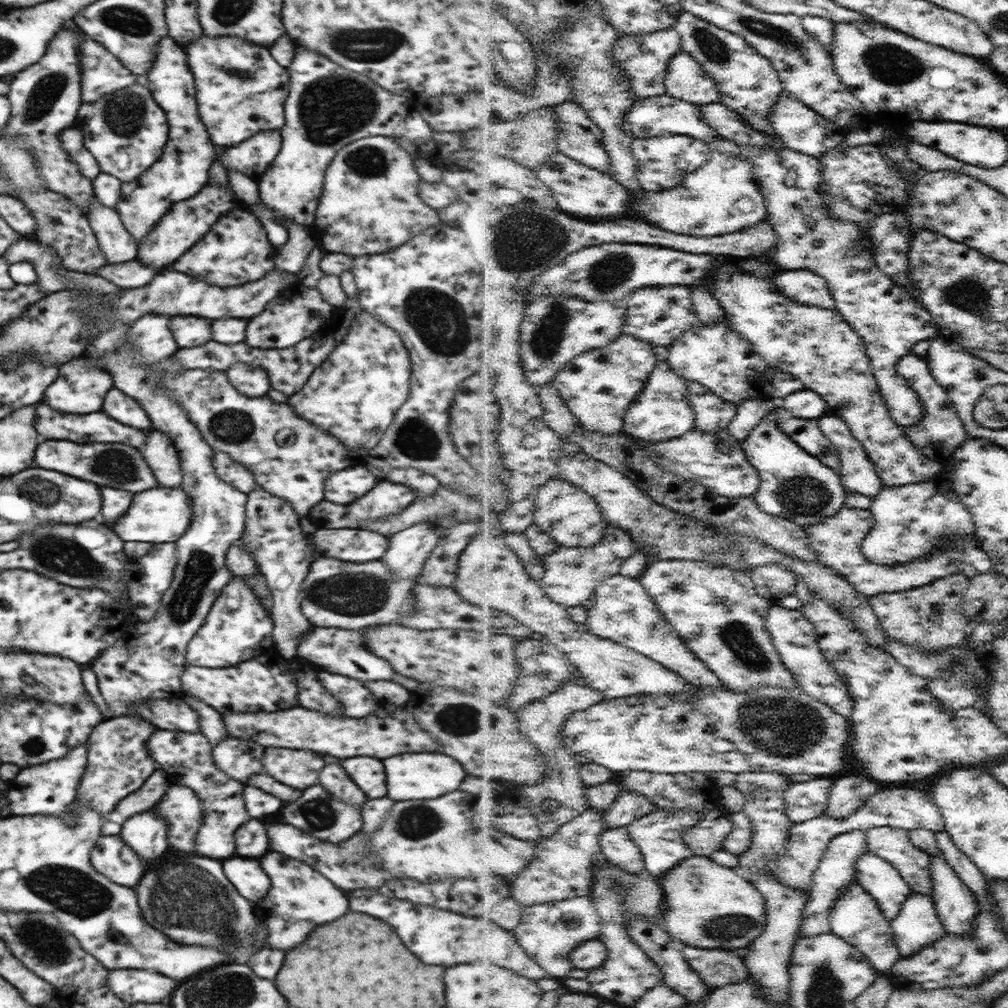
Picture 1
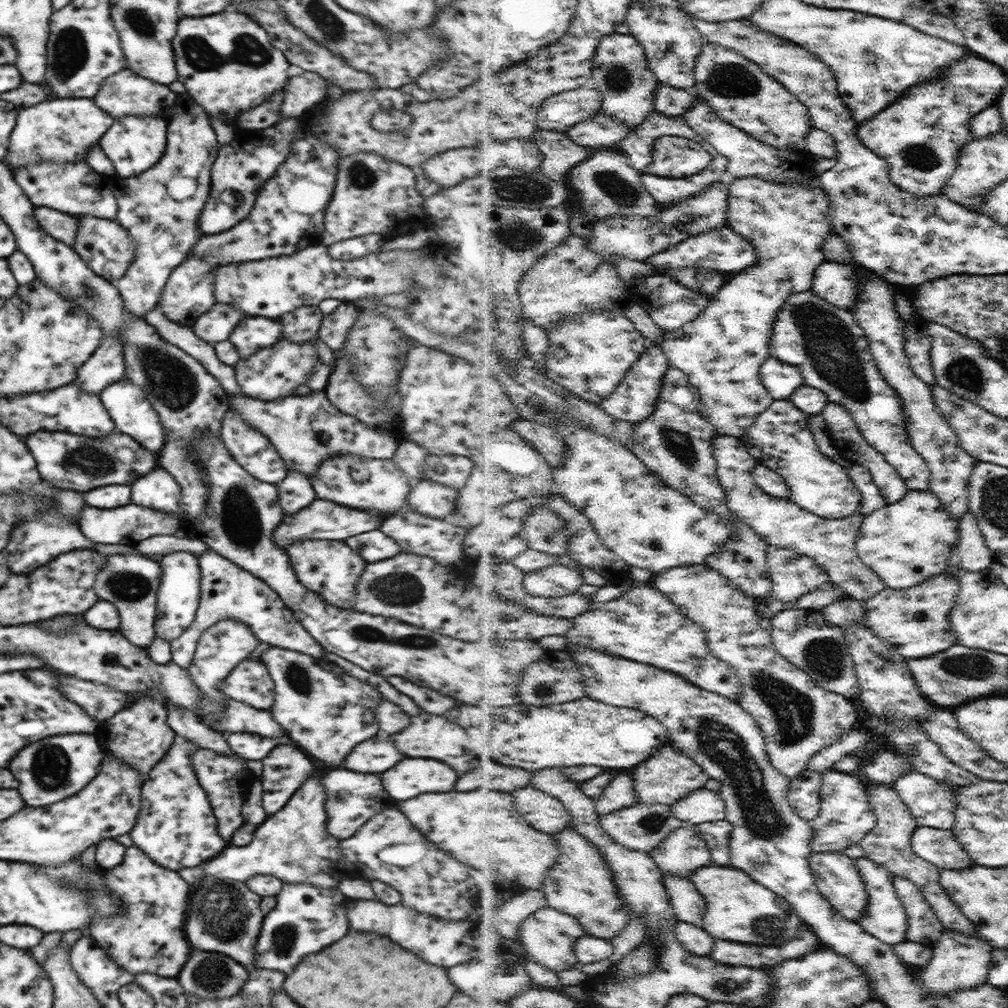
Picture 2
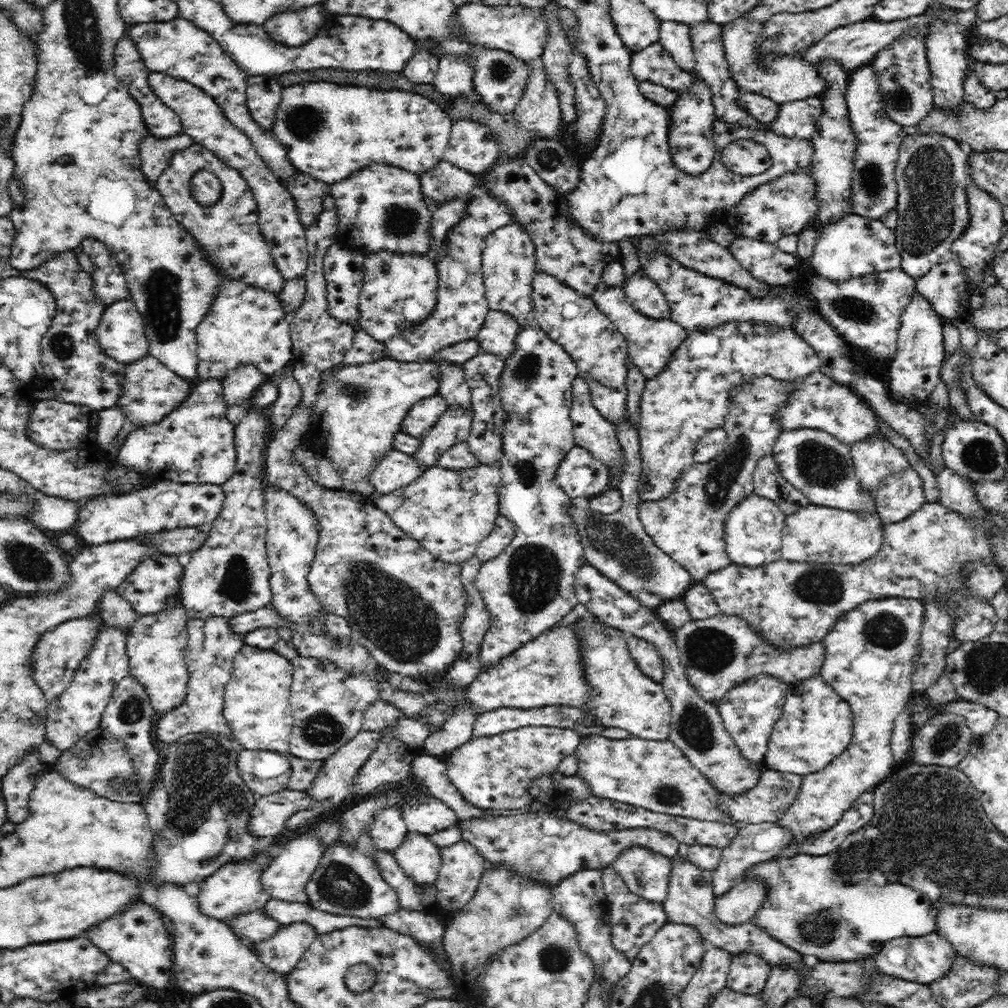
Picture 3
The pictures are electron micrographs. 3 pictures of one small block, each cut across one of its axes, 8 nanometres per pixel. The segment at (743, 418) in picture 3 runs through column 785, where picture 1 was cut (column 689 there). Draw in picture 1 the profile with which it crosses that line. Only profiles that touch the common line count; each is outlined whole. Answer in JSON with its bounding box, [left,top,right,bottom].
[688,381,737,432]

